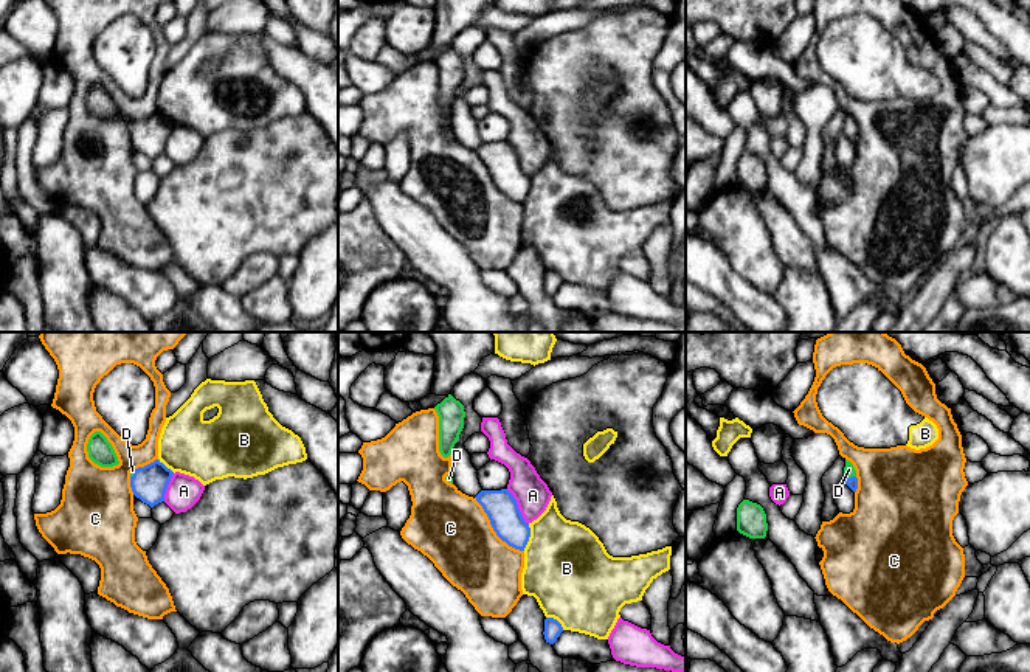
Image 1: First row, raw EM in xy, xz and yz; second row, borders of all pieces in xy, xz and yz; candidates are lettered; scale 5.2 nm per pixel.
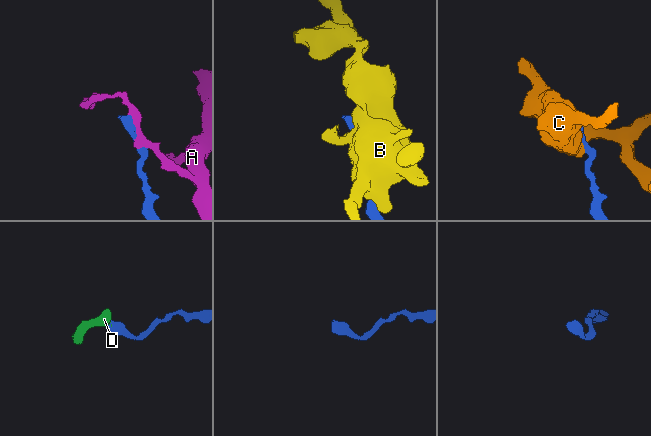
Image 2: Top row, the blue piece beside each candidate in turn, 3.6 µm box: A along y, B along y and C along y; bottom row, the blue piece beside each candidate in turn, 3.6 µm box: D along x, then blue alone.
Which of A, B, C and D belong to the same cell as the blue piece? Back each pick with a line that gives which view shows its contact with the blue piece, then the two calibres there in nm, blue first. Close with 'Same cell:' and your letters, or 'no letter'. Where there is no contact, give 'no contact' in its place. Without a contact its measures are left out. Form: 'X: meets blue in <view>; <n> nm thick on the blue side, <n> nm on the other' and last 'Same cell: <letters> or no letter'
D: meets blue in yz; 60 nm thick on the blue side, 60 nm on the other
Same cell: D

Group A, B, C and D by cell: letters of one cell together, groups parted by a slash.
A / B / C / D

